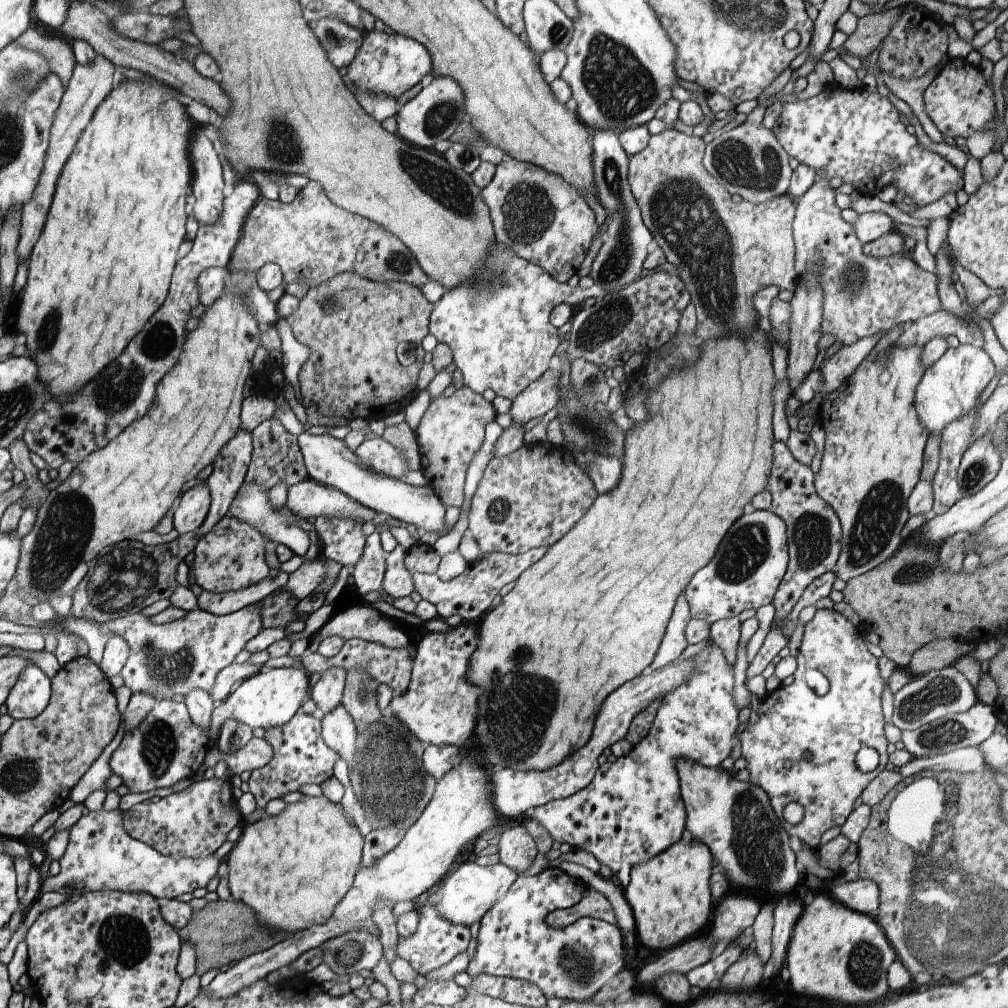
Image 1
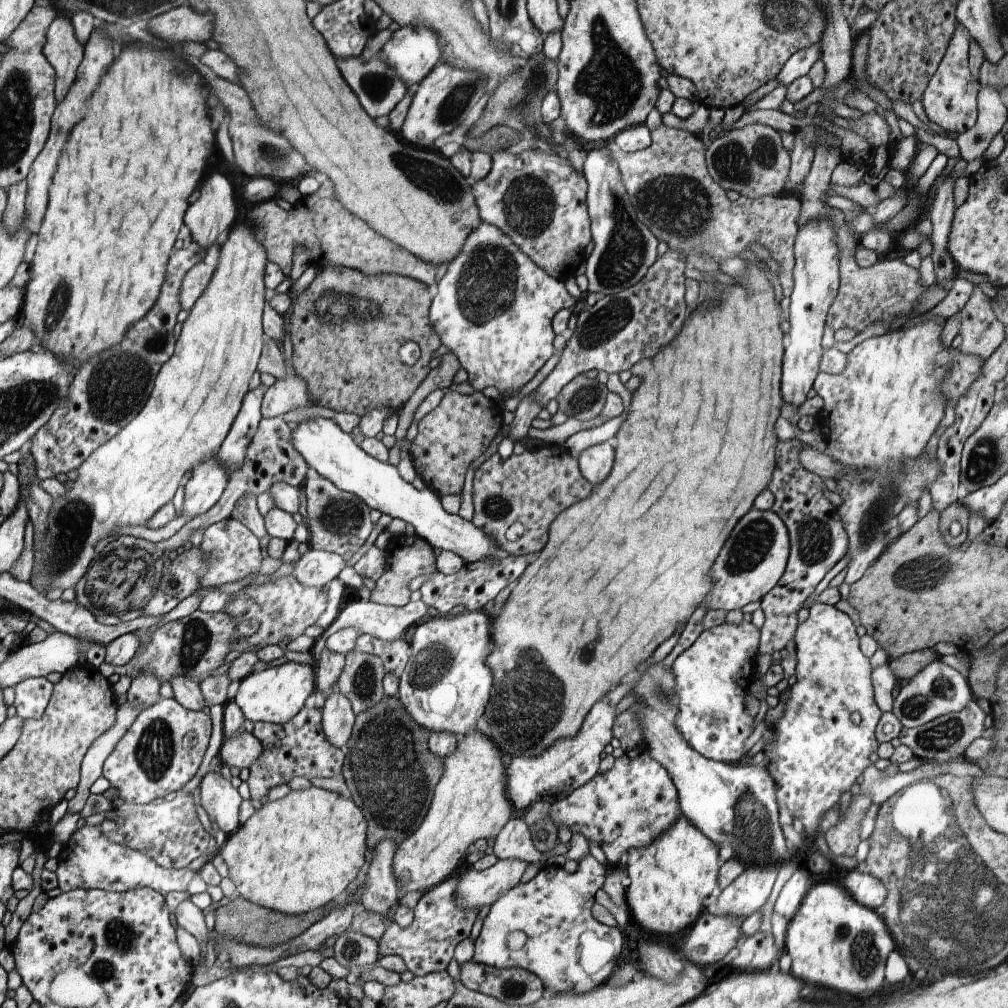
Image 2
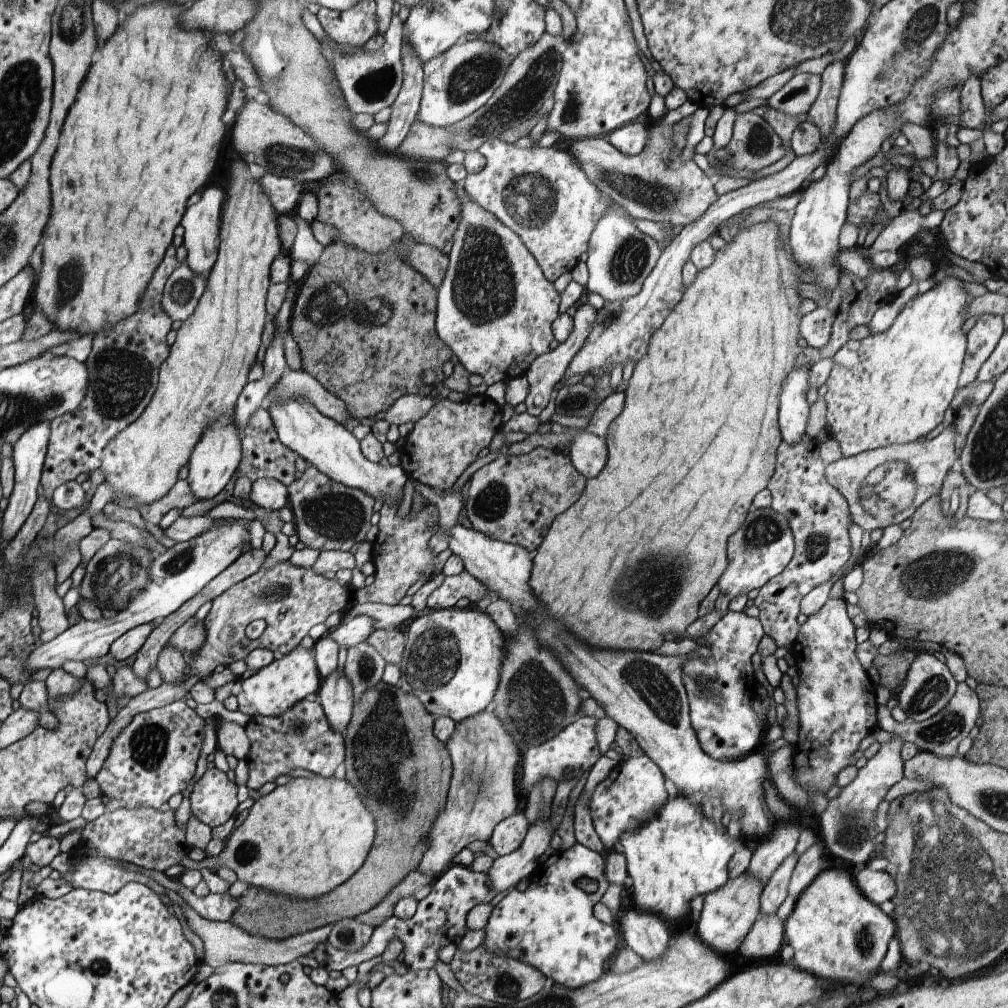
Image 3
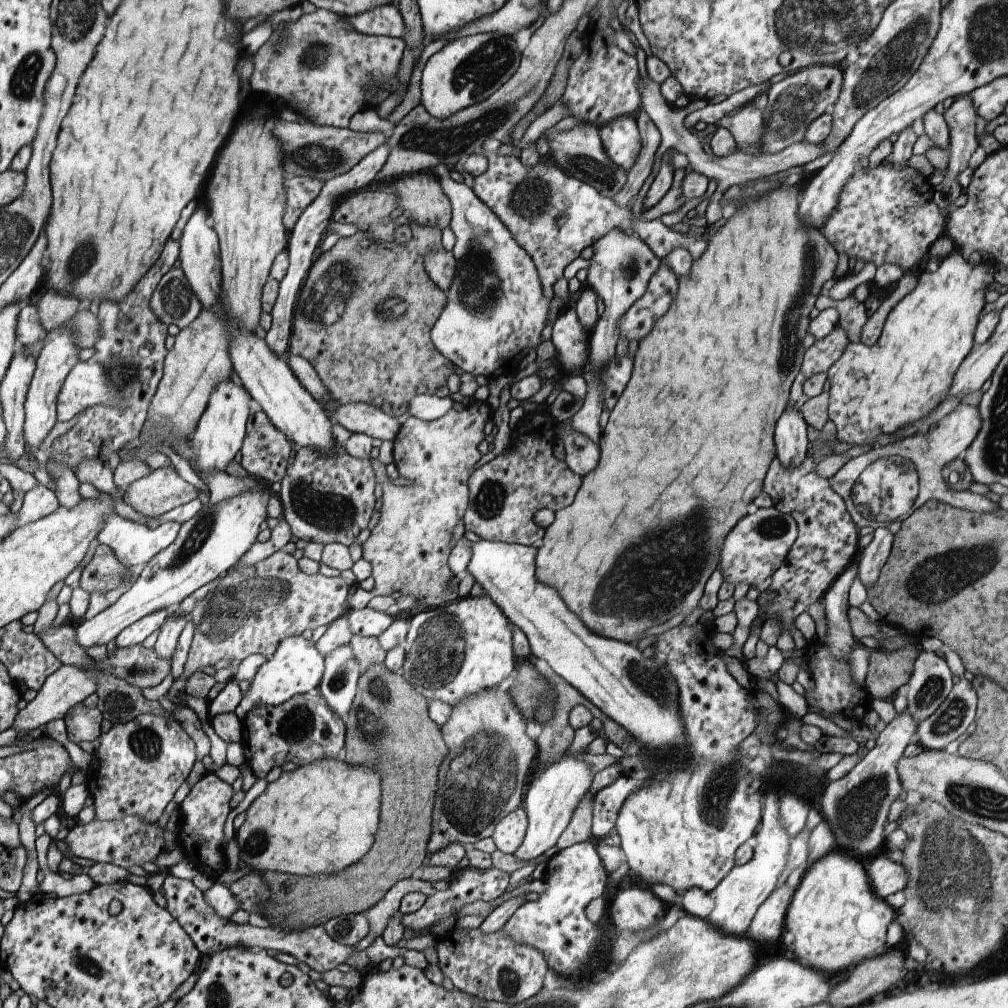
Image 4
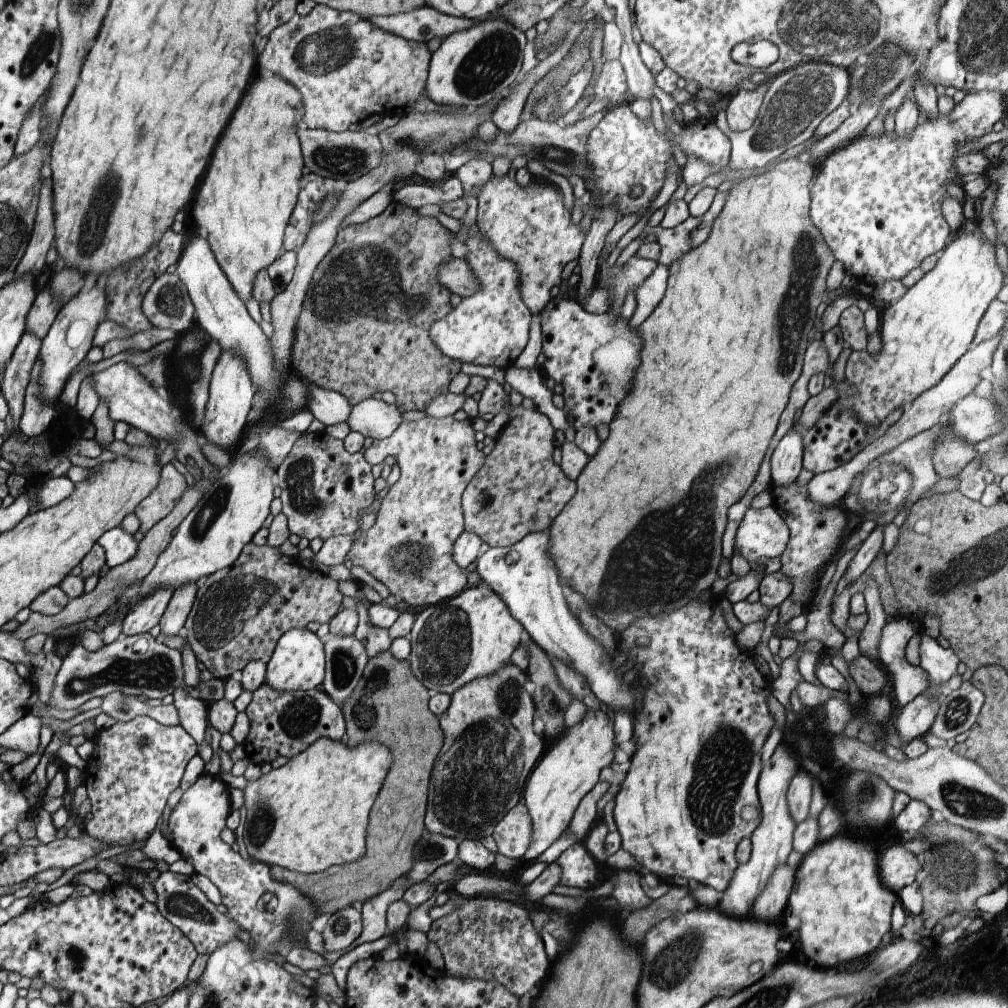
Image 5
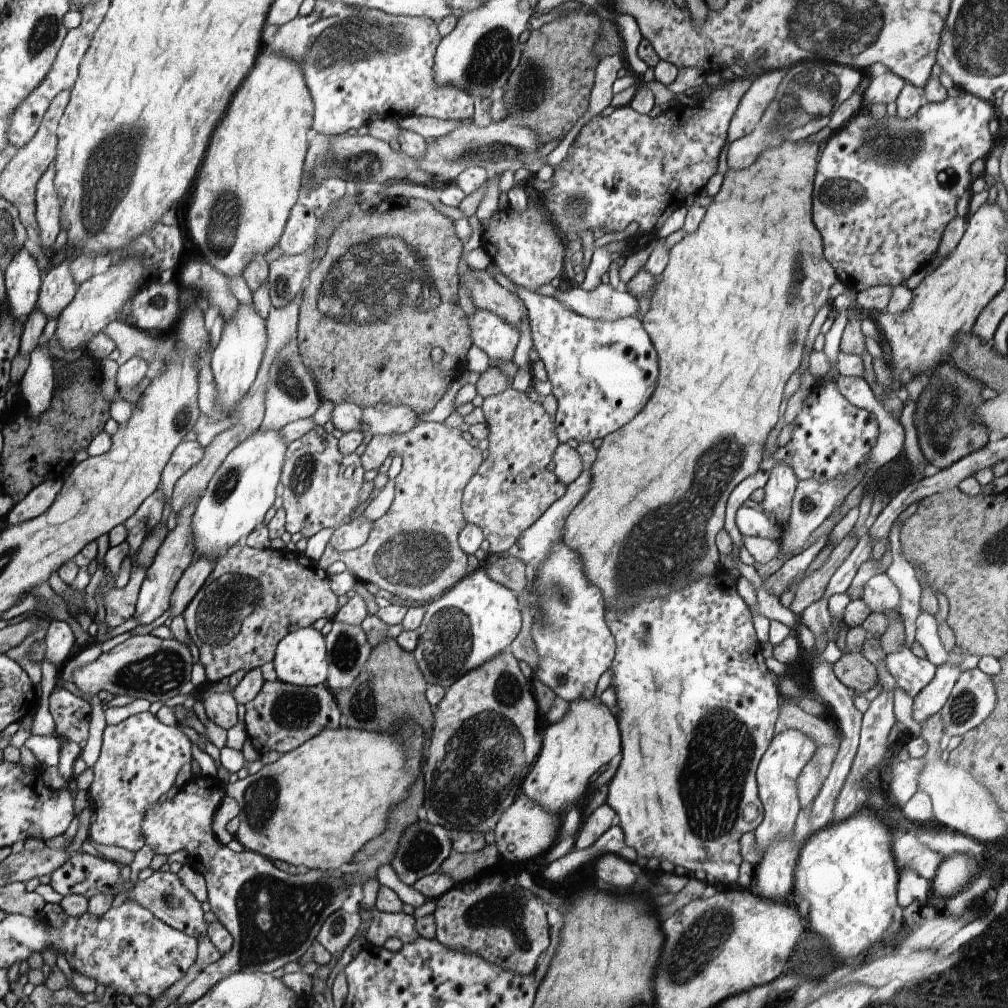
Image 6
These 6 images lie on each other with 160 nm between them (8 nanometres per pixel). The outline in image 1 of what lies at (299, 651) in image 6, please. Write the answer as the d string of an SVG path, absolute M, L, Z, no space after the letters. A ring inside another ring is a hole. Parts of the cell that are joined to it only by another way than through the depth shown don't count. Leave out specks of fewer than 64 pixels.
M271 668L264 669L258 674L244 680L240 688L228 694L222 704L214 708L210 725L213 735L218 734L222 724L228 718L236 718L246 726L253 728L283 727L296 712L305 704L304 698L308 694L308 676L298 668Z

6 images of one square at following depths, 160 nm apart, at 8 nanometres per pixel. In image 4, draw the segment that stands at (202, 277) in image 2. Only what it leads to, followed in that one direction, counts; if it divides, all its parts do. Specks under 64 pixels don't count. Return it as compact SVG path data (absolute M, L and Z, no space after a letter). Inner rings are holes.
M181 267L171 268L158 282L158 286L154 289L149 302L152 312L156 318L164 324L176 324L178 328L183 329L190 326L197 316L204 310L201 302L197 299L194 291L191 289L190 283L186 280L185 274Z

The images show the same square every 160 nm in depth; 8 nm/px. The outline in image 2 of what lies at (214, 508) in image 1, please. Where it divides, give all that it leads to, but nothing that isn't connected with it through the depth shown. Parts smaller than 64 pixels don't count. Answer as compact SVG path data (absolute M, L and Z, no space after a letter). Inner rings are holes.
M260 383L258 387L248 392L227 438L220 447L217 458L229 471L240 468L244 462L248 445L263 417L261 404L267 388Z

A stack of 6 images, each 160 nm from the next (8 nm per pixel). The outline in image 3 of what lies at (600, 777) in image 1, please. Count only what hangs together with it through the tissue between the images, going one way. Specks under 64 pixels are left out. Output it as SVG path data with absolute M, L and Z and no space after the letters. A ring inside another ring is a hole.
M728 611L720 621L703 637L706 638L706 648L711 648L712 657L690 660L683 666L682 680L689 700L689 715L692 728L696 731L702 750L714 760L736 760L750 752L754 752L763 743L763 724L752 708L752 699L756 694L757 680L752 668L752 654L757 652L760 639L765 635L762 621L759 617L750 617L744 611ZM646 754L623 758L608 777L596 787L590 800L591 817L596 834L605 848L614 850L620 835L639 830L648 819L655 816L668 800L666 782L660 767Z

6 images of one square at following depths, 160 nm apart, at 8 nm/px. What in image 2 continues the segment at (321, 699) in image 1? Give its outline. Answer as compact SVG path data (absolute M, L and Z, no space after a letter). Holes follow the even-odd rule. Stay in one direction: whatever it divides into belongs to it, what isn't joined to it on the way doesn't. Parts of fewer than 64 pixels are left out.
M328 648L320 652L320 660L316 669L316 691L322 692L325 698L330 698L338 687L338 678L344 670L345 654L330 652Z

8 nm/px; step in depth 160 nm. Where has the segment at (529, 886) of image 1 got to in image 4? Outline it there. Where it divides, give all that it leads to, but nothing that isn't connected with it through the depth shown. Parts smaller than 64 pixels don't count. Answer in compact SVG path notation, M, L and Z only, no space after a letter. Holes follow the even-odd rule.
M593 839L573 844L551 858L543 878L548 884L548 890L540 894L538 901L526 901L520 905L502 930L517 943L537 948L544 956L553 956L553 969L567 977L582 964L590 964L598 950L600 932L588 920L585 908L592 899L603 897L609 873Z

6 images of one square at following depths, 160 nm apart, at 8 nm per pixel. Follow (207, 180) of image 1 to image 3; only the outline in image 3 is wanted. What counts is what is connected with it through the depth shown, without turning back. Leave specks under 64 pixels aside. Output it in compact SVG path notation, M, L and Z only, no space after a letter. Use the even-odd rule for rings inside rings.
M206 188L202 194L202 200L188 208L188 216L184 216L184 234L182 245L186 248L185 263L192 269L194 274L206 277L211 274L212 267L218 262L219 244L218 230L221 230L222 210L224 208L224 192L220 188Z

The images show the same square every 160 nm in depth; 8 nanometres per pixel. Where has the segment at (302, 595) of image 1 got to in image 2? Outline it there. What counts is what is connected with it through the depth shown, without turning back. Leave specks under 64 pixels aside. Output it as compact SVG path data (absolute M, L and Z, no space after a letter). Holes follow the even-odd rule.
M311 549L298 560L292 575L304 588L321 588L340 574L346 562L339 554Z

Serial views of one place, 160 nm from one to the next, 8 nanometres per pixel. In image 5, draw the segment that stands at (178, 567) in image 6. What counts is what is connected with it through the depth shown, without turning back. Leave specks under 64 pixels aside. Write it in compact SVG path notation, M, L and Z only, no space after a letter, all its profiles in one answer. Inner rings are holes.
M159 586L154 594L142 597L138 606L130 609L123 618L122 634L127 637L148 633L150 628L159 624L172 595L172 588Z

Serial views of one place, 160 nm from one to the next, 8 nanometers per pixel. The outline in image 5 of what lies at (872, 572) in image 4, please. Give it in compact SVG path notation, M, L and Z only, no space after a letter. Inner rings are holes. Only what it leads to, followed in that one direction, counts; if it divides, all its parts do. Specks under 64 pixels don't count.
M870 575L867 589L862 593L867 604L869 619L859 635L859 649L862 655L879 661L879 644L884 626L886 626L886 614L880 601L878 585Z

